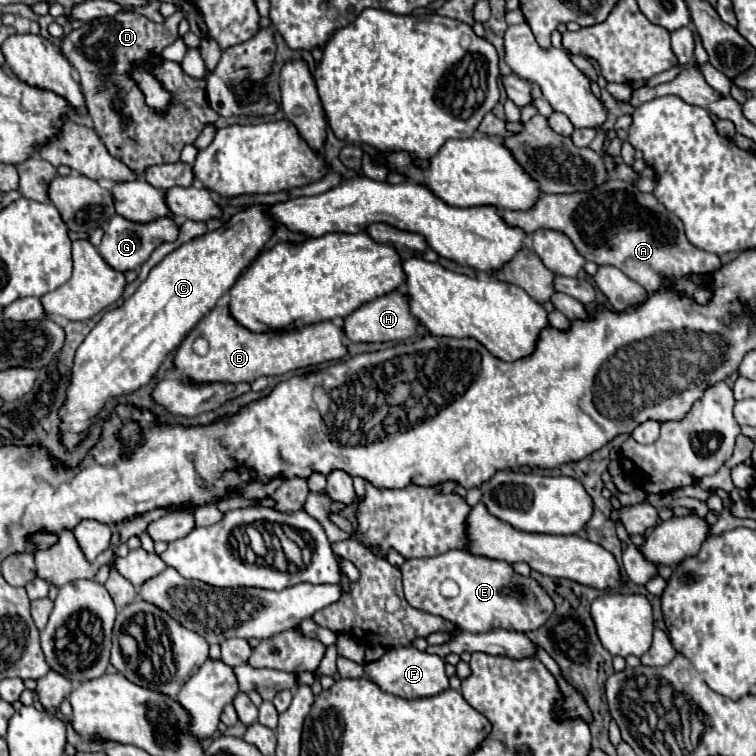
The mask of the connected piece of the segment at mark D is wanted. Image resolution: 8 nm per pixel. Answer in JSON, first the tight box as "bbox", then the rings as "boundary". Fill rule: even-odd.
{"bbox":[62,10,218,178],"boundary":[[[124,10],[114,18],[86,22],[72,30],[70,36],[62,38],[62,54],[80,74],[80,86],[84,90],[86,108],[94,122],[96,134],[108,152],[124,162],[138,178],[144,176],[142,172],[148,166],[178,162],[182,148],[192,144],[206,124],[218,120],[218,114],[206,102],[208,70],[204,78],[192,78],[176,62],[166,60],[160,68],[156,68],[156,72],[164,76],[164,84],[180,96],[180,100],[172,104],[172,112],[168,112],[168,116],[156,116],[152,108],[144,108],[144,96],[140,96],[140,92],[136,92],[136,84],[124,76],[124,68],[128,68],[132,60],[144,60],[148,52],[162,52],[164,46],[172,44],[178,36],[178,25],[183,18],[188,19],[188,14],[176,11],[165,19],[165,23],[156,24],[132,10]],[[100,84],[104,84],[104,92],[100,92]]]}

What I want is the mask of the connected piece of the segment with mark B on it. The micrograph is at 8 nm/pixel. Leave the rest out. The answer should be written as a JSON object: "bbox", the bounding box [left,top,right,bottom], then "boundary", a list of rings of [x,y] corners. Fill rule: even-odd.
{"bbox":[174,304,348,384],"boundary":[[[220,304],[210,310],[196,326],[188,332],[174,356],[174,372],[178,372],[186,382],[192,384],[212,384],[212,382],[254,382],[260,376],[282,376],[296,368],[306,368],[330,360],[340,360],[346,356],[348,350],[344,346],[344,330],[334,322],[318,322],[310,326],[302,326],[300,330],[280,330],[280,332],[266,332],[254,334],[248,332],[244,326],[232,320],[226,306]],[[196,338],[204,338],[210,348],[208,354],[200,356],[192,350]]]}

